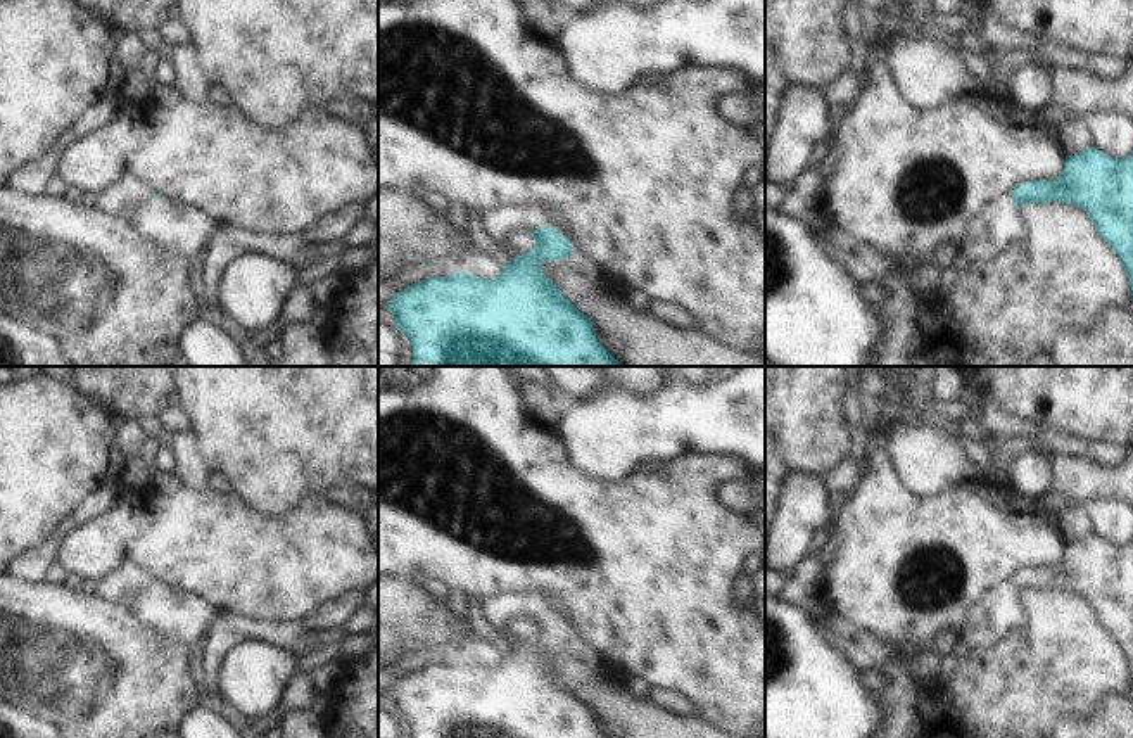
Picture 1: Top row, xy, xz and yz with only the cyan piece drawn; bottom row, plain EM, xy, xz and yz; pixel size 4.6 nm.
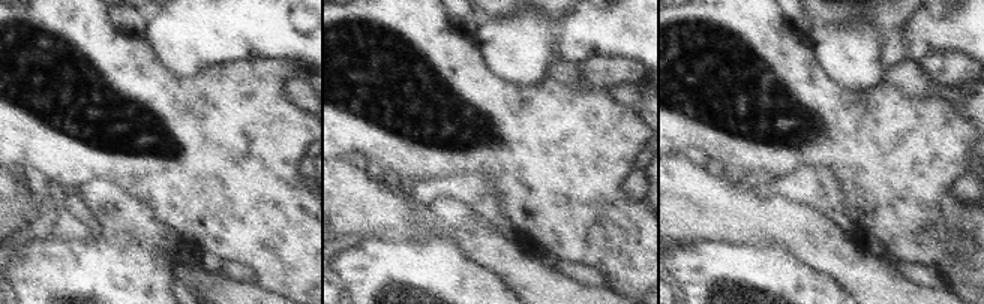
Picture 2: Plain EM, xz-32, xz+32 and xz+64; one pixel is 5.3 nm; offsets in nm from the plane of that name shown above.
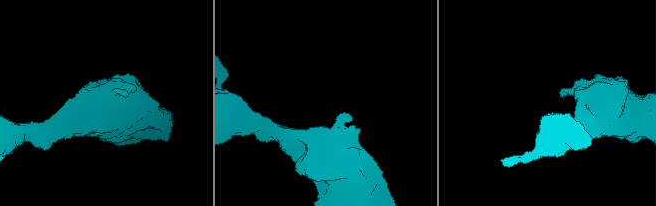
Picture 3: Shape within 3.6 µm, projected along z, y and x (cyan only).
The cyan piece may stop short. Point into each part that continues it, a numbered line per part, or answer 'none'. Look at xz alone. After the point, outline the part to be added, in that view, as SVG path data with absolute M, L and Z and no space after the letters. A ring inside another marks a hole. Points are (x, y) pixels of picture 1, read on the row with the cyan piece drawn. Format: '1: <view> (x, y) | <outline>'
1: xz (508, 220) | M504 204L480 214L478 228L497 240L506 235L534 233L548 223L546 211L544 207Z

